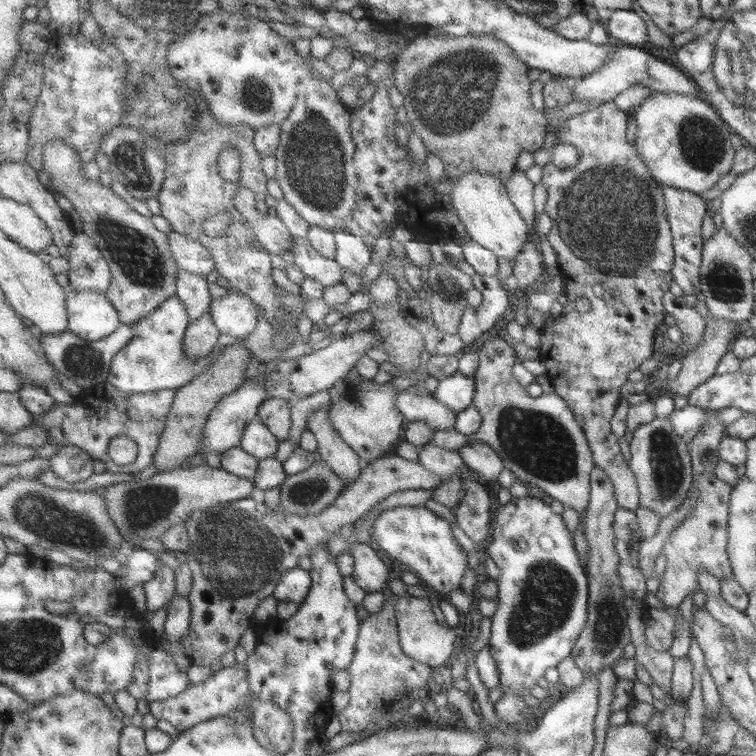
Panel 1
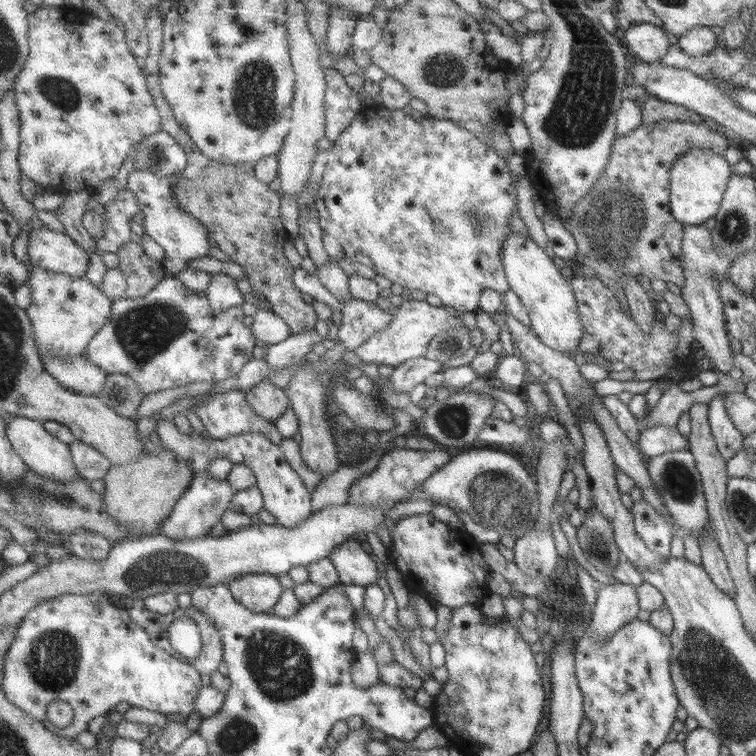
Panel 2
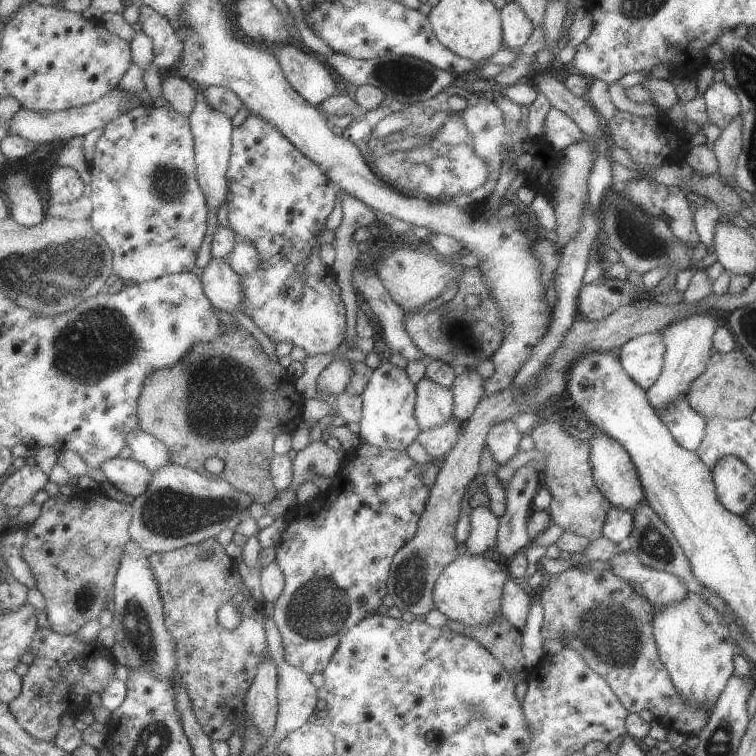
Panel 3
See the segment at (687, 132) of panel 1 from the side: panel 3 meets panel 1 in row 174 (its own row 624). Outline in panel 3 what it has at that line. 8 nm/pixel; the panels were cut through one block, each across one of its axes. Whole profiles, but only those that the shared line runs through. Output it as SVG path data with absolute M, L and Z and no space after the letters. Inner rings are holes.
M689 593L683 600L671 602L653 614L650 623L659 658L674 689L688 707L703 709L707 713L714 707L727 679L733 675L731 658L739 650L729 637L721 614L698 597Z

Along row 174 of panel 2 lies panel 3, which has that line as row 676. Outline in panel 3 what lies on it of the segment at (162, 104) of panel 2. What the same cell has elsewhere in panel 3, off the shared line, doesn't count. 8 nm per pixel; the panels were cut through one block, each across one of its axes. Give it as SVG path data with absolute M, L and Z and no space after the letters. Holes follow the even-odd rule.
M216 539L206 540L200 545L187 545L174 551L148 554L148 556L160 584L166 608L166 625L172 632L176 644L179 681L188 690L193 710L205 732L214 741L231 740L233 733L242 725L230 717L226 701L232 697L243 699L246 696L255 682L260 665L272 652L267 638L265 608L245 584L236 563L237 559L229 556ZM228 602L232 602L242 613L242 623L236 629L228 629L218 620L219 609Z

